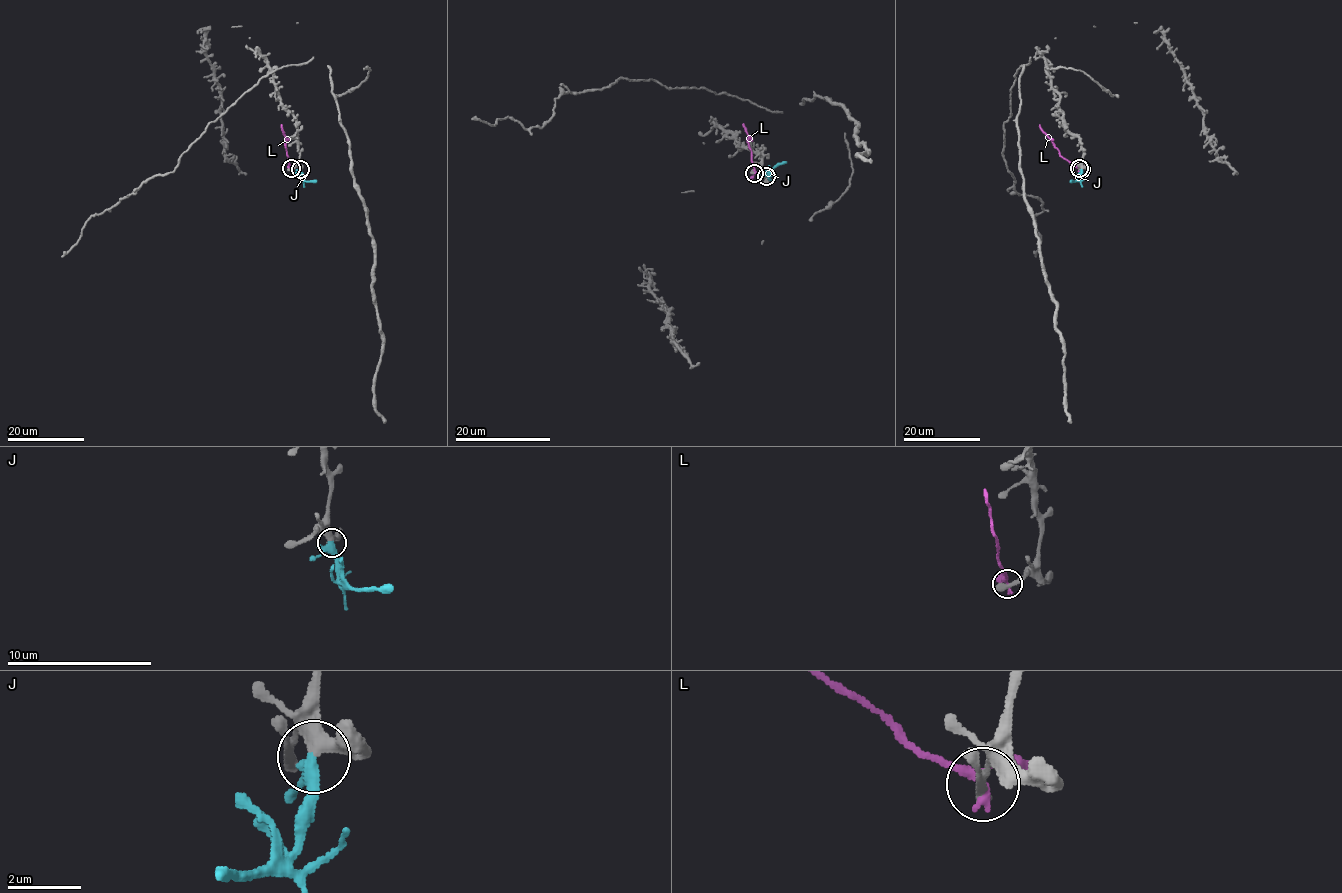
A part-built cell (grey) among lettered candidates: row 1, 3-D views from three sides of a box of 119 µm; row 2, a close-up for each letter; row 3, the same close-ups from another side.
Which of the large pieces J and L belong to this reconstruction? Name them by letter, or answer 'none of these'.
J

